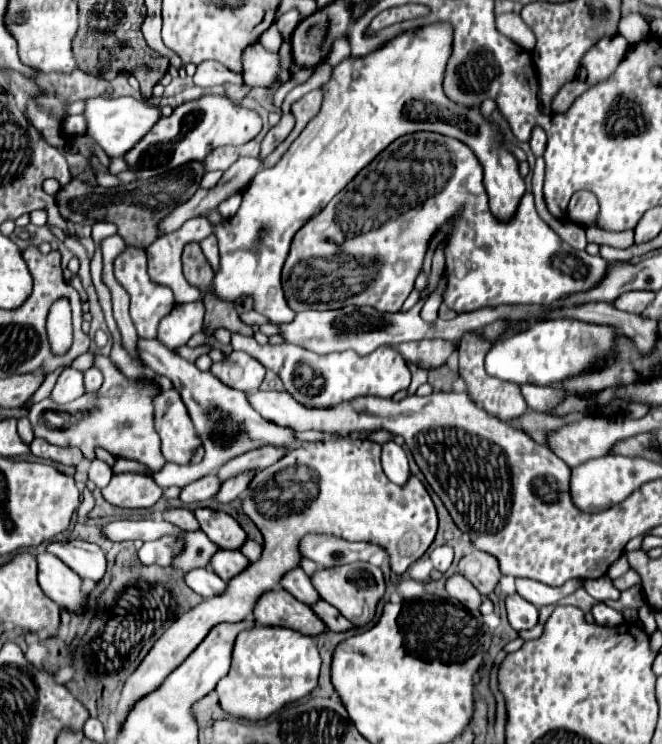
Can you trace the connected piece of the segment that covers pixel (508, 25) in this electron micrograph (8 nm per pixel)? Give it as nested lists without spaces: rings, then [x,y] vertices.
[[[503,13],[503,15],[497,15],[495,19],[497,23],[497,29],[509,37],[511,41],[515,41],[517,45],[521,45],[521,48],[527,51],[532,51],[536,44],[536,38],[531,29],[523,23],[521,15],[517,13]]]

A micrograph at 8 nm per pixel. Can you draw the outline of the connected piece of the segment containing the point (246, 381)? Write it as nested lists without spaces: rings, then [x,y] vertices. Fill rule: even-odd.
[[[233,351],[227,359],[213,363],[209,371],[219,377],[219,381],[223,381],[225,385],[243,393],[257,391],[265,377],[265,367],[243,351]]]

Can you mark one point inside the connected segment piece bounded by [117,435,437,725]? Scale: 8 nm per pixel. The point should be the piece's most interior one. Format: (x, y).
(337, 486)

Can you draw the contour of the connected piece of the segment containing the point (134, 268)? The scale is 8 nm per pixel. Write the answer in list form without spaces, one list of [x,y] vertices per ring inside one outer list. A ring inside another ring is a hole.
[[[439,21],[403,31],[377,51],[371,51],[371,55],[345,57],[343,63],[333,67],[331,79],[323,85],[323,107],[317,117],[309,121],[275,167],[261,169],[253,177],[233,217],[217,225],[205,217],[189,219],[181,229],[151,243],[147,255],[145,249],[127,247],[115,259],[115,278],[130,296],[129,313],[137,335],[143,339],[156,338],[159,321],[173,307],[173,295],[175,303],[203,299],[203,293],[183,277],[181,251],[189,241],[205,239],[211,233],[219,241],[219,271],[213,277],[211,291],[221,301],[251,297],[253,309],[275,325],[293,321],[295,311],[289,309],[281,289],[281,269],[293,235],[369,165],[377,153],[407,133],[433,131],[469,145],[483,165],[483,185],[489,195],[491,213],[499,221],[511,219],[526,192],[524,178],[519,175],[519,161],[505,149],[501,127],[485,119],[479,107],[465,109],[445,97],[443,73],[451,57],[451,41],[451,23]]]

